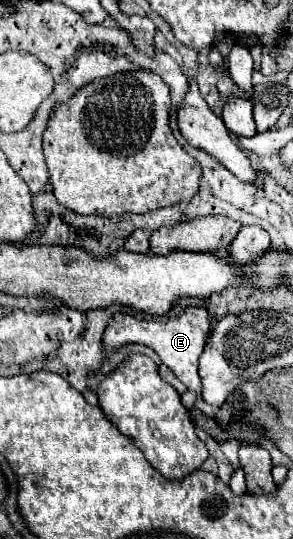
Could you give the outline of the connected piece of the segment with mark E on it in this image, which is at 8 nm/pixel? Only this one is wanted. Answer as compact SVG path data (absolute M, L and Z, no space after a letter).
M192 306L186 312L182 312L182 316L178 318L170 318L166 322L160 320L138 320L130 314L114 314L112 320L108 322L108 328L104 332L104 348L106 350L114 350L120 348L124 344L144 344L148 348L152 348L162 364L166 364L176 378L186 384L188 390L194 390L196 394L200 394L200 374L198 374L198 358L204 352L204 346L208 344L212 332L212 322L210 322L210 314L206 308L202 306Z

